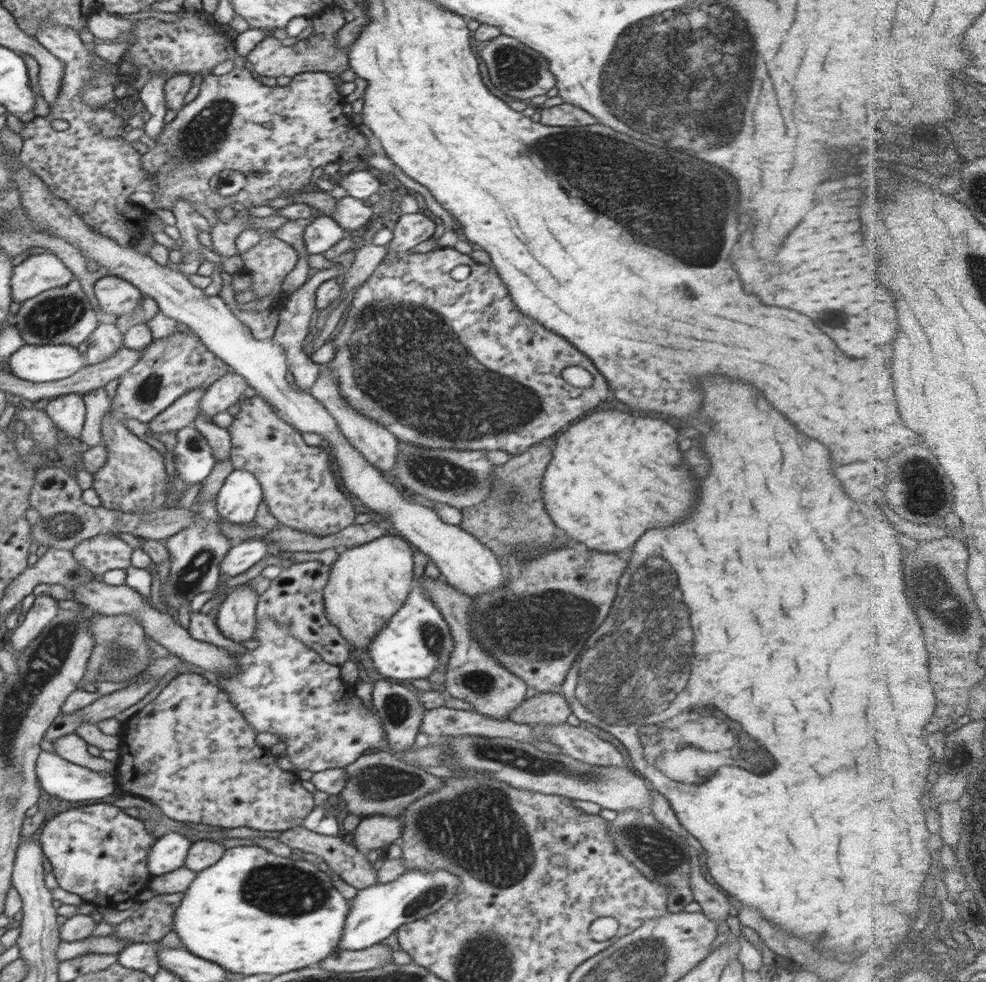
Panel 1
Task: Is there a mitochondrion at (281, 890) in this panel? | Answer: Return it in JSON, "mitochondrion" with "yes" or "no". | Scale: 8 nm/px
{"mitochondrion":"yes"}

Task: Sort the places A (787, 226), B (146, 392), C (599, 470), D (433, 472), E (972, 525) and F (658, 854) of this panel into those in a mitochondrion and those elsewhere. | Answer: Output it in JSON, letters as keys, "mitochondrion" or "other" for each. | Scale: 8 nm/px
{"A":"other","B":"mitochondrion","C":"other","D":"mitochondrion","E":"other","F":"mitochondrion"}

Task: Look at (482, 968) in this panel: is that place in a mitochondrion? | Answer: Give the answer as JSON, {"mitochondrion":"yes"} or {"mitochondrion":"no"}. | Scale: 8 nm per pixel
{"mitochondrion":"yes"}

